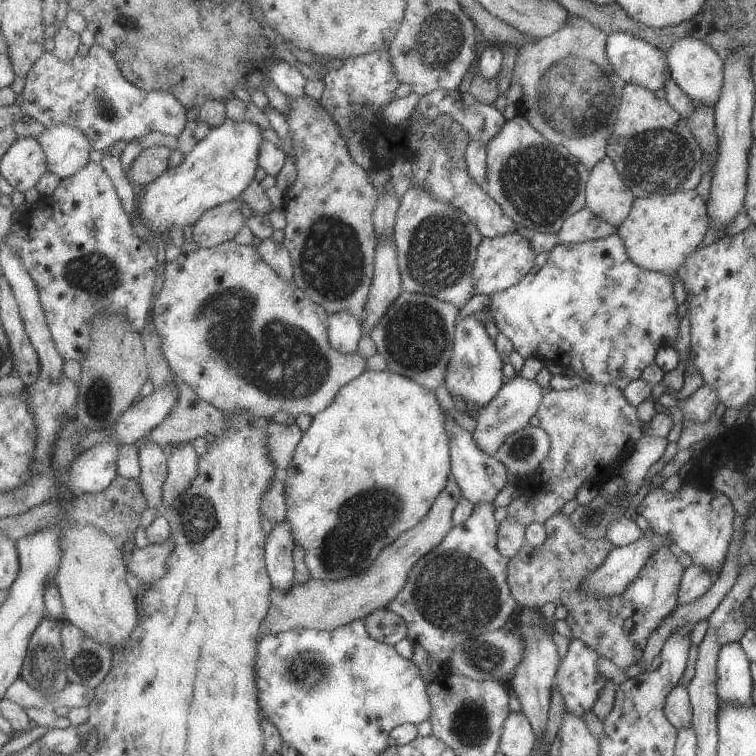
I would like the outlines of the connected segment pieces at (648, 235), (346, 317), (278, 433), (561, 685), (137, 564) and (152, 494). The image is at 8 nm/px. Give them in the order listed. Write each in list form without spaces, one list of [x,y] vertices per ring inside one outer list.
[[[694,189],[662,196],[635,198],[632,211],[617,228],[617,234],[622,238],[631,262],[642,269],[674,278],[686,258],[700,247],[710,228],[707,202]]]
[[[342,312],[332,315],[330,323],[332,346],[344,354],[356,354],[365,335],[362,322],[354,314]]]
[[[272,422],[268,434],[270,434],[270,454],[283,476],[285,471],[292,466],[296,450],[306,436],[306,432],[296,423],[290,425]]]
[[[570,639],[570,645],[566,656],[560,660],[558,671],[555,677],[555,686],[558,686],[560,694],[564,698],[564,704],[567,711],[572,712],[574,716],[584,717],[586,712],[591,712],[594,702],[598,700],[598,694],[608,679],[602,676],[598,670],[598,660],[600,655],[594,652],[590,646],[584,644],[579,639]]]
[[[176,540],[164,544],[152,544],[146,548],[136,547],[127,563],[131,574],[140,579],[142,584],[158,582],[168,574],[170,556],[176,550]]]
[[[148,442],[141,448],[143,474],[140,484],[148,498],[148,504],[160,512],[165,511],[164,488],[170,477],[169,456],[169,450],[156,442]]]

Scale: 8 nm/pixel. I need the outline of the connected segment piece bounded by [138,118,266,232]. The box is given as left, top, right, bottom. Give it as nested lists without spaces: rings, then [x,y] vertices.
[[[230,118],[226,120],[224,126],[212,128],[210,136],[195,147],[194,152],[187,156],[187,160],[182,166],[168,169],[164,176],[144,187],[144,194],[138,202],[139,214],[143,223],[152,229],[152,232],[172,232],[178,226],[190,228],[190,226],[194,227],[198,224],[204,218],[204,214],[209,213],[210,210],[222,204],[242,199],[242,194],[245,194],[246,190],[250,188],[250,184],[256,178],[258,168],[261,167],[262,146],[266,142],[262,129],[266,130],[250,120],[238,122]]]

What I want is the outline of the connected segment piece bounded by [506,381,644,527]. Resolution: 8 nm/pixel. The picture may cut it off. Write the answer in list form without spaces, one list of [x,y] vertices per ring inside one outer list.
[[[583,381],[570,390],[557,392],[551,389],[551,392],[542,398],[542,404],[537,408],[537,415],[540,418],[539,427],[550,438],[550,452],[548,456],[544,456],[544,460],[532,474],[517,480],[520,496],[510,502],[506,516],[506,519],[516,520],[526,527],[536,522],[544,524],[548,518],[562,513],[564,505],[576,498],[578,490],[584,483],[599,489],[604,483],[620,475],[623,462],[635,443],[644,436],[643,423],[638,417],[637,408],[626,400],[623,390],[611,385]]]

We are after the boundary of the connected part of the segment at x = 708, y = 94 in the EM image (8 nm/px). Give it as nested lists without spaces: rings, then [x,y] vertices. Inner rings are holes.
[[[686,36],[674,42],[666,56],[671,78],[690,96],[690,99],[704,106],[716,107],[724,86],[724,61],[718,56],[718,52],[708,44],[704,44],[702,40]]]

